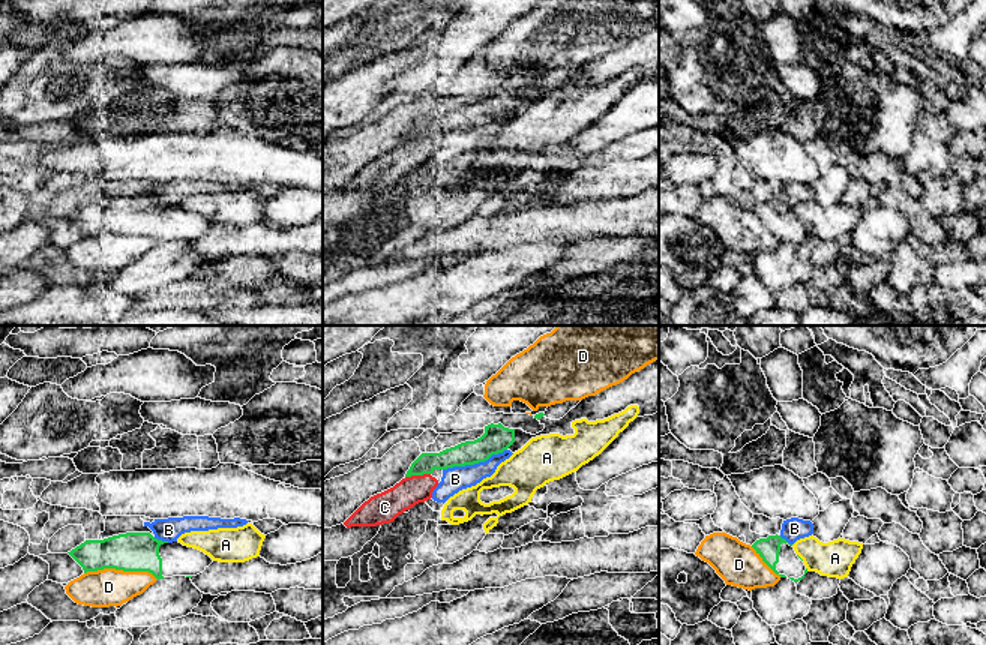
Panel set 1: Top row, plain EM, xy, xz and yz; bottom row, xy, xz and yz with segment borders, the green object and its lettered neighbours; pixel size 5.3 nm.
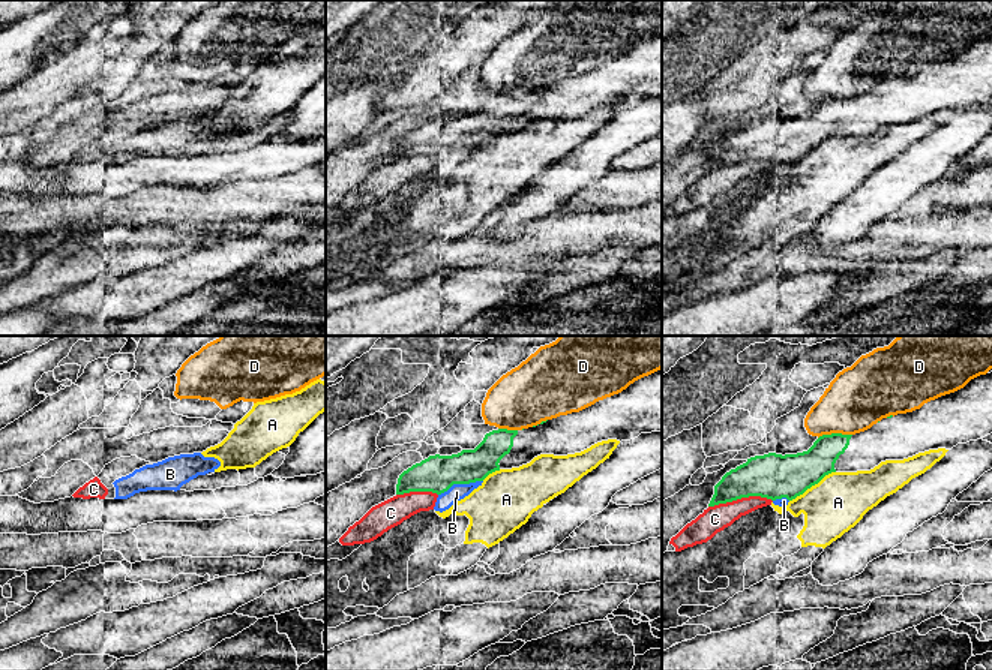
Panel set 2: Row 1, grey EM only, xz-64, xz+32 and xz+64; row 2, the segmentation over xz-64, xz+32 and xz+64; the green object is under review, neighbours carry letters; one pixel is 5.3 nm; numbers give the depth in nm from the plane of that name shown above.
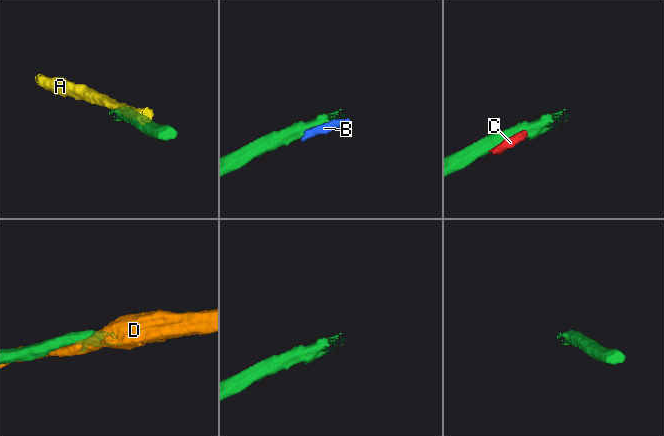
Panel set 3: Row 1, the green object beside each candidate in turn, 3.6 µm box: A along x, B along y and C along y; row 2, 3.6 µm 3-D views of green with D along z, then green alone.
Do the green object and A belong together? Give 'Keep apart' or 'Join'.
Keep apart

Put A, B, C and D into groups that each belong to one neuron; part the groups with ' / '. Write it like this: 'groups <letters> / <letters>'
groups A / B C / D

